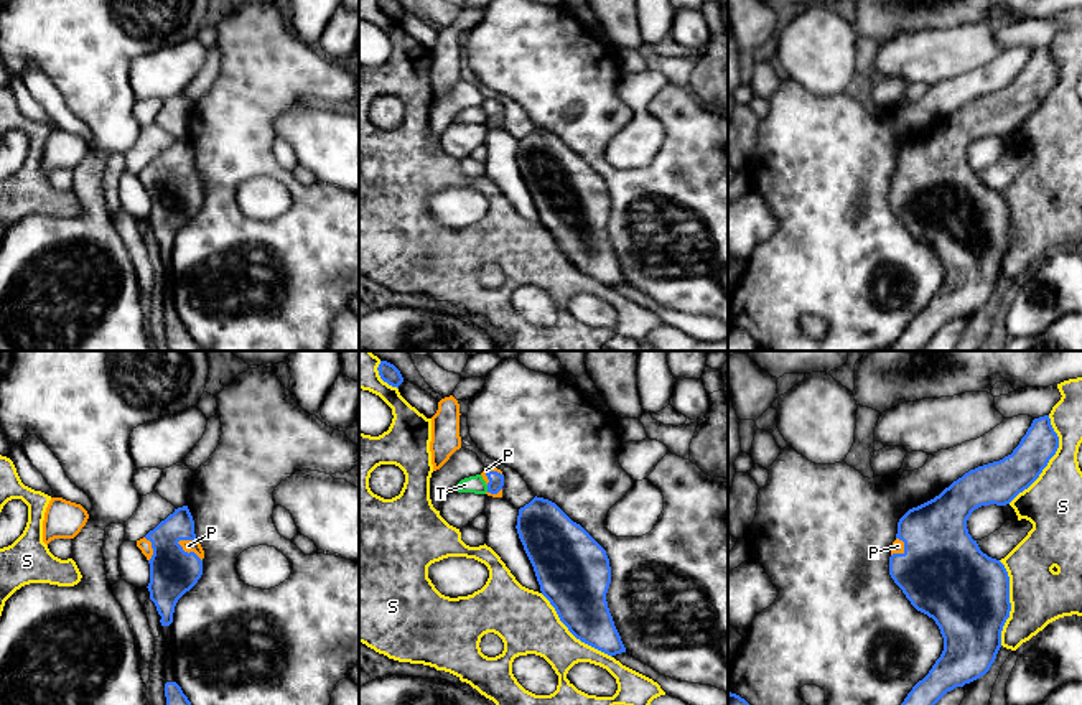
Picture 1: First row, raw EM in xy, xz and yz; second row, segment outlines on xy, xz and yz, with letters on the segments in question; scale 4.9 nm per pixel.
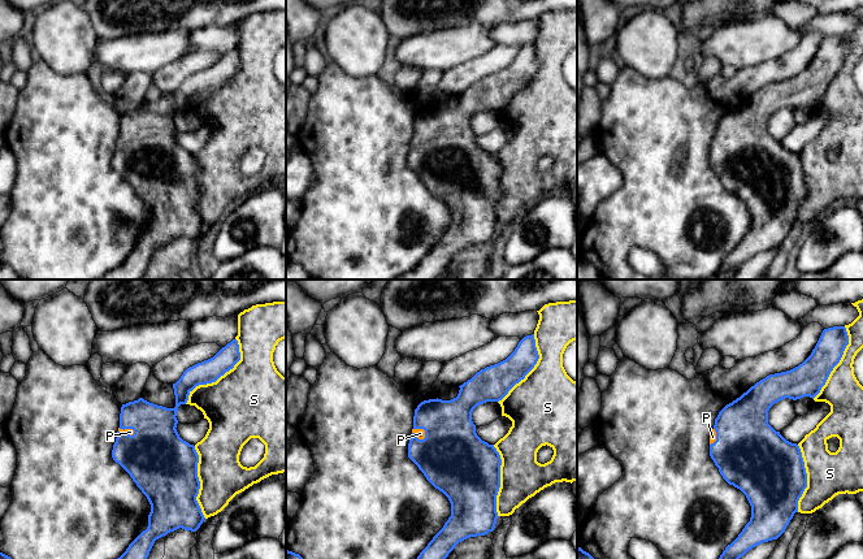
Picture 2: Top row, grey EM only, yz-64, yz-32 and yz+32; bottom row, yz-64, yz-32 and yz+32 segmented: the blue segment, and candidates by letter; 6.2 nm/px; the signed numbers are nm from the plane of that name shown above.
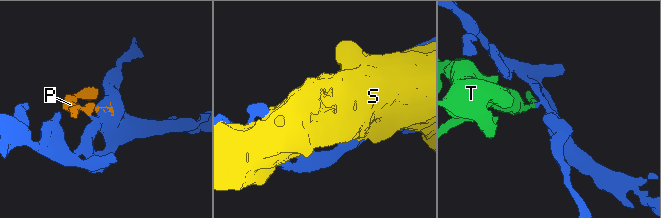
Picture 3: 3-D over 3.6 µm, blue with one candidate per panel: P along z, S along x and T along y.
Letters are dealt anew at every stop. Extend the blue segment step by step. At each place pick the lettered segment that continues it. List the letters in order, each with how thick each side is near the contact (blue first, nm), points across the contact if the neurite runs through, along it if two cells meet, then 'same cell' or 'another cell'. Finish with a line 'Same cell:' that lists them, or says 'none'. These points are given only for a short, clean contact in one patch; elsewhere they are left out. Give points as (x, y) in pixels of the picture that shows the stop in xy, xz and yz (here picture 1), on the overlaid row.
P: 240 nm thick on the blue side, 60 nm on the other; same cell
S: 200 nm thick on the blue side, 280 nm on the other; another cell
T: 80 nm thick on the blue side, 90 nm on the other; border along xz (486, 485), (488, 491); another cell
Same cell: P

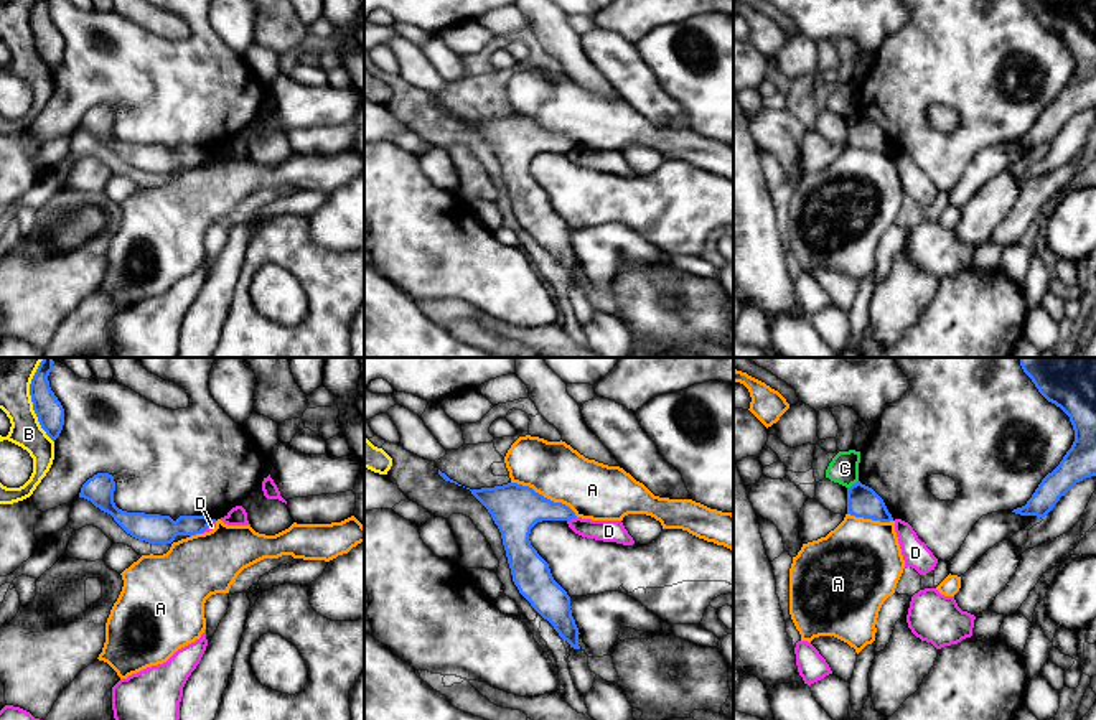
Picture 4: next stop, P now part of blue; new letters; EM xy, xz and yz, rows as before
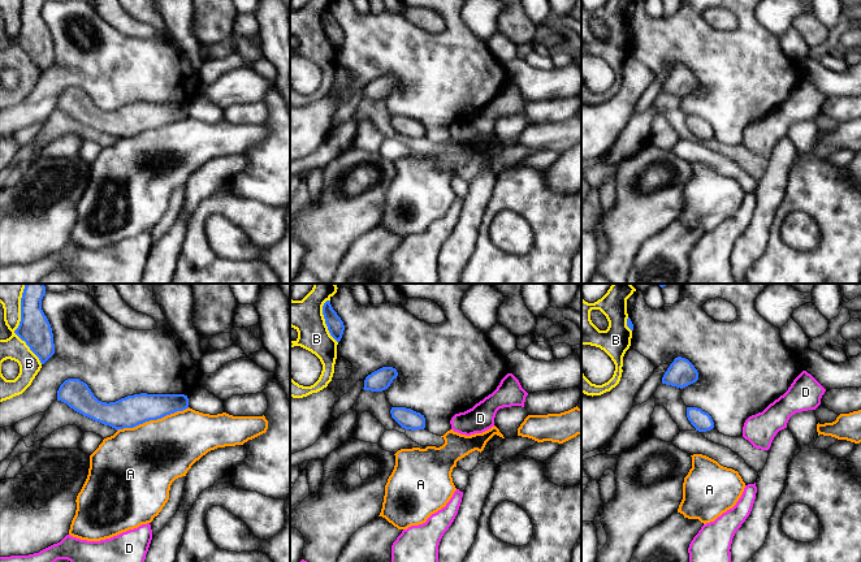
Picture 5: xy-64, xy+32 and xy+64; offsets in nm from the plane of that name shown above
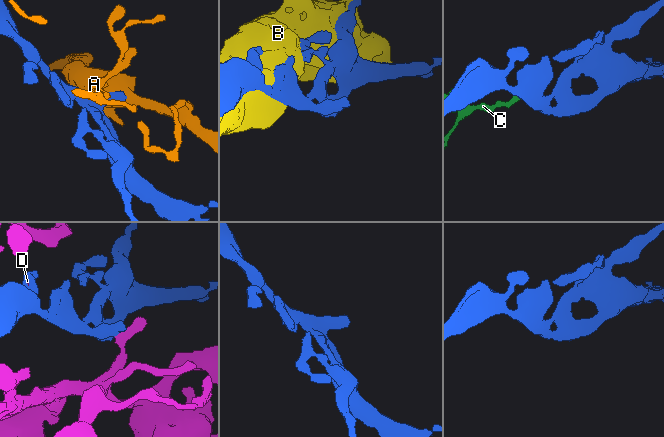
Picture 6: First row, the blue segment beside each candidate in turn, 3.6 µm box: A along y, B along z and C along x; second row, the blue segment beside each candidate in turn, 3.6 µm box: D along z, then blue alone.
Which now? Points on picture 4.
A: 240 nm thick on the blue side, 280 nm on the other; another cell
B: 140 nm thick on the blue side, 190 nm on the other; another cell
C: 160 nm thick on the blue side, 140 nm on the other; border along yz (857, 480), (847, 488); another cell
D: 220 nm thick on the blue side, 110 nm on the other; border along xz (576, 516), (567, 521); another cell
Same cell: none

